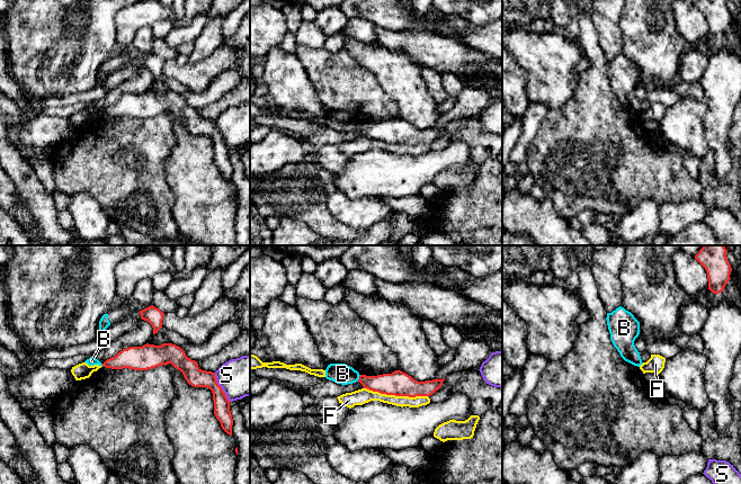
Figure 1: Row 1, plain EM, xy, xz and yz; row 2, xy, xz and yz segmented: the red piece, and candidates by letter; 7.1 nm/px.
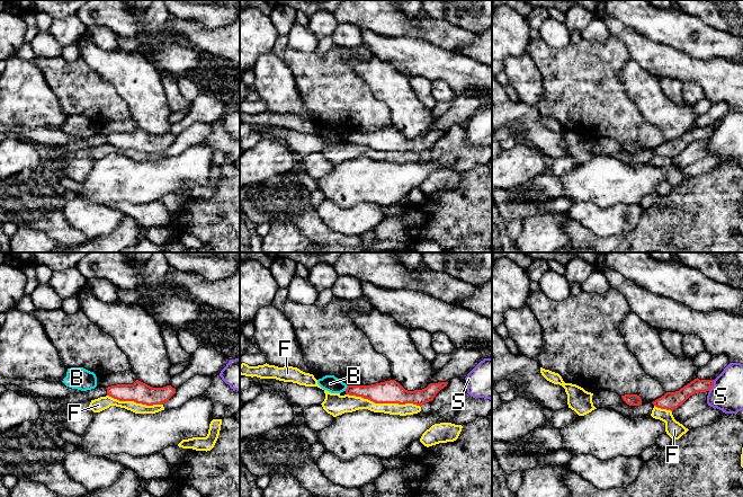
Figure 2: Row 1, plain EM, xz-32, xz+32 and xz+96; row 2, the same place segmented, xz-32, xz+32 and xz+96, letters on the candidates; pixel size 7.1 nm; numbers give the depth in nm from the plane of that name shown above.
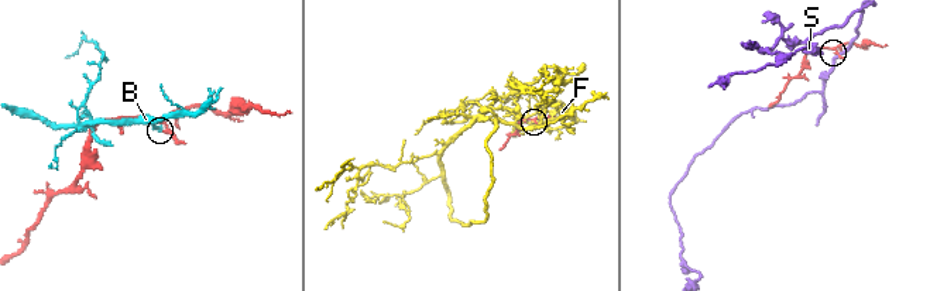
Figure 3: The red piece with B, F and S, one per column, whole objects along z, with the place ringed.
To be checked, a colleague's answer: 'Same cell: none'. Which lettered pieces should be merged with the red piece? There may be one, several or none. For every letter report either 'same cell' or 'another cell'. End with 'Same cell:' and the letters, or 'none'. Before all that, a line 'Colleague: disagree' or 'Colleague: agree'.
Colleague: agree
B: another cell
F: another cell
S: another cell
Same cell: none

